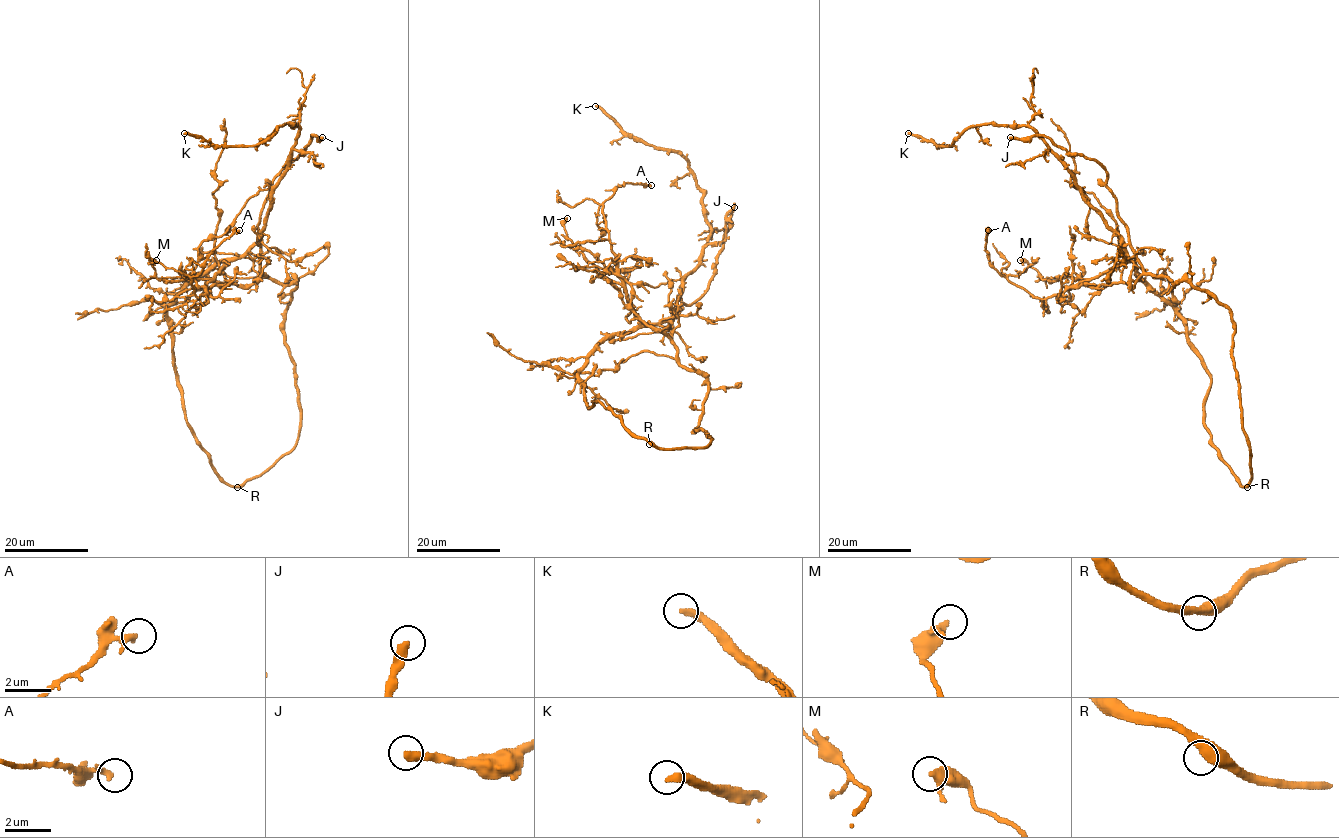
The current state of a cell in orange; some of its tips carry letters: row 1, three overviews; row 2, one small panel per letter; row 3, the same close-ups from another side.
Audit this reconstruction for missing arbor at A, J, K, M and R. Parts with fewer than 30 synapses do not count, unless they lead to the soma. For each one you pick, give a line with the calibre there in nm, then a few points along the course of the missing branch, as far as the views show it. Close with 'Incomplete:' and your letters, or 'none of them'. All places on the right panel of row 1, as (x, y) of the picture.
J: 360 nm thick; missing branch runs (1010, 137), (973, 121), (932, 121), (923, 116), (895, 120), (880, 104), (883, 93), (860, 74), (864, 67)
K: 300 nm thick; missing branch runs (908, 133), (887, 125), (869, 95), (883, 84), (895, 53), (927, 30), (940, 2), (944, 7)
Incomplete: J, K

